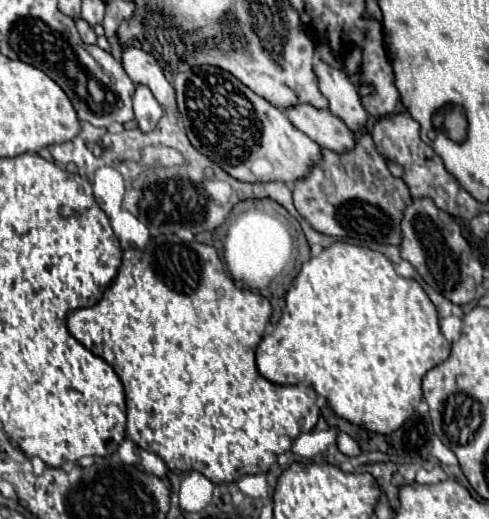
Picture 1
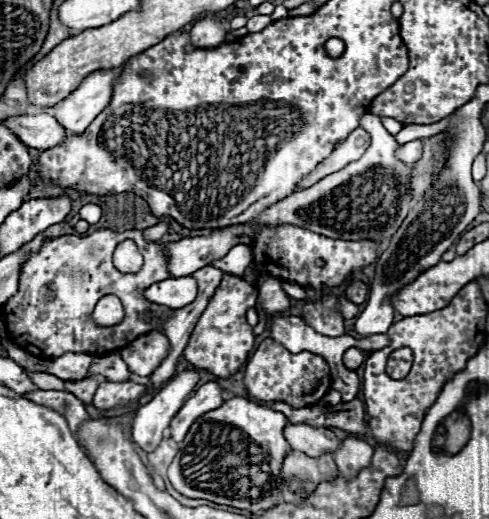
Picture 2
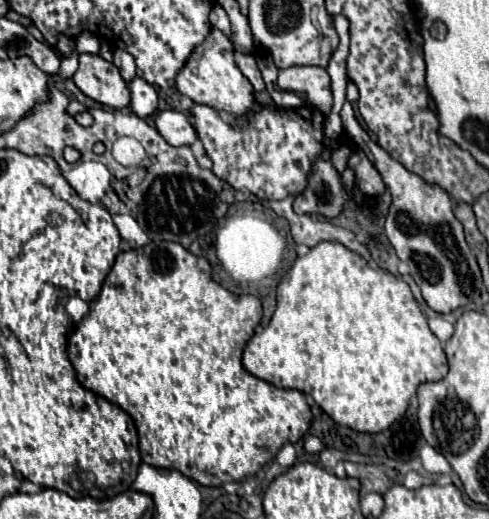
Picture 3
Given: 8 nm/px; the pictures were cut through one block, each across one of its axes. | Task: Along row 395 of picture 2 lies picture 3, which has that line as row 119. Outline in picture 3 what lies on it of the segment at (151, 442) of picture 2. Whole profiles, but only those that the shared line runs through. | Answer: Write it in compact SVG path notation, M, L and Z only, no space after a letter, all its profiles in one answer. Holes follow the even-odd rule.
M162 110L156 114L156 130L172 146L192 146L196 138L196 128L190 118L178 110Z

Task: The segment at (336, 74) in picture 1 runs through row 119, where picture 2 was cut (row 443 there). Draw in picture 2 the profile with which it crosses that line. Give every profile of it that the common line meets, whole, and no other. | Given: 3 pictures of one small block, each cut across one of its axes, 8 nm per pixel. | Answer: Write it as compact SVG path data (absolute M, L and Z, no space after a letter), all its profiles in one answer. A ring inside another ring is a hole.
M348 436L342 440L342 444L332 454L334 454L340 474L344 478L352 478L352 476L356 476L356 472L360 468L366 468L370 464L372 452L374 452L374 448L368 442L364 442L362 438Z

